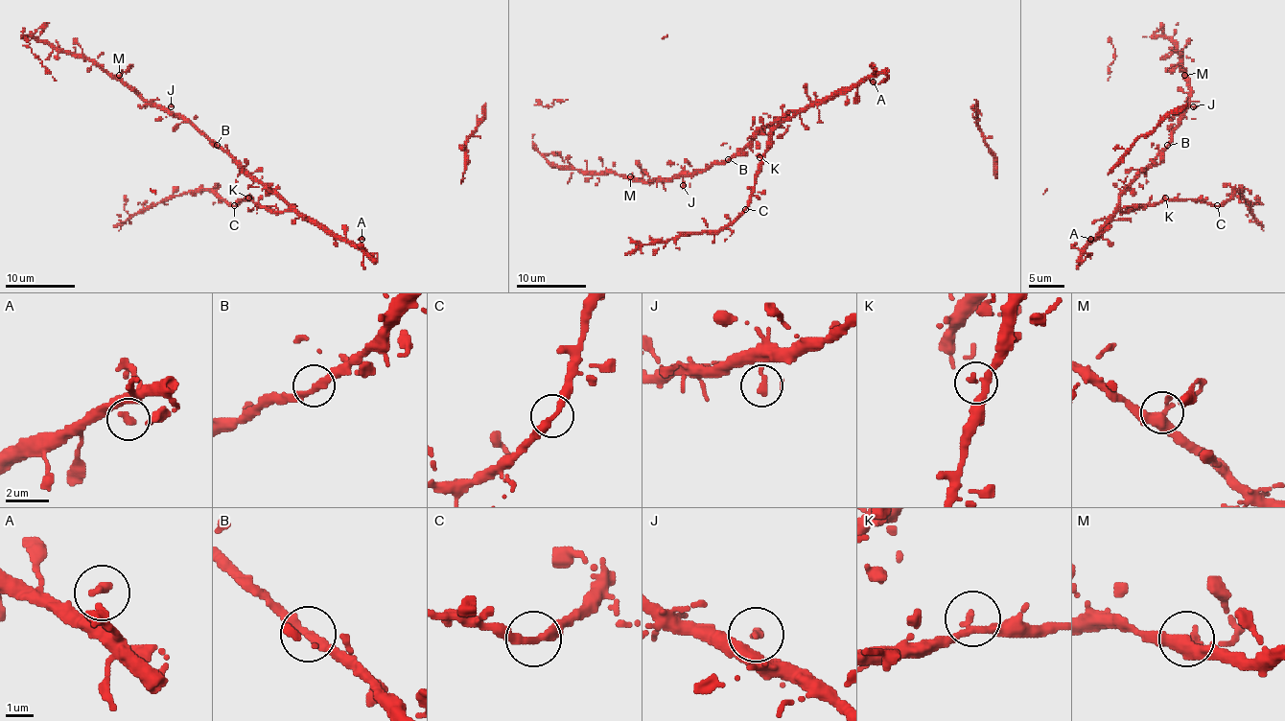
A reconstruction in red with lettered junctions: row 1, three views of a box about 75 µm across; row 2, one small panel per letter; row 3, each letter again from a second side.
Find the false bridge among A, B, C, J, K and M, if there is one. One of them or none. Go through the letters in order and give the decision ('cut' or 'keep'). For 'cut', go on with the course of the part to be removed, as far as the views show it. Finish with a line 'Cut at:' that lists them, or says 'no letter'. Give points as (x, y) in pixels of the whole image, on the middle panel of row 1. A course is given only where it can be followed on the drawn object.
A: keep
B: keep
C: keep
J: keep
K: keep
M: keep
Cut at: no letter

